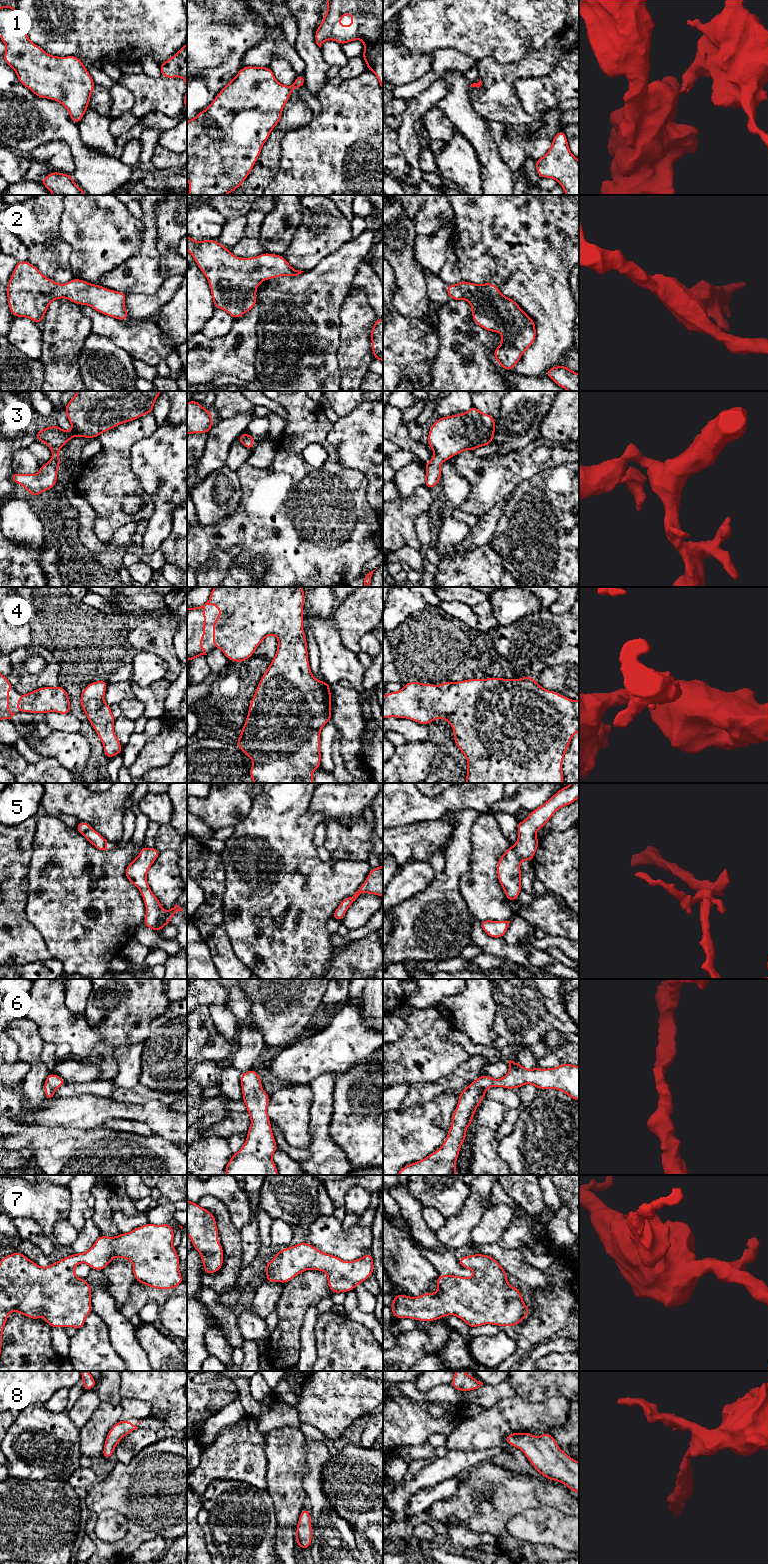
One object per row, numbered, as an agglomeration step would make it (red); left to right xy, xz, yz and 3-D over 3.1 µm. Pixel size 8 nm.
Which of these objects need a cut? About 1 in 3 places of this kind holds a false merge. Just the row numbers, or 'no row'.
1

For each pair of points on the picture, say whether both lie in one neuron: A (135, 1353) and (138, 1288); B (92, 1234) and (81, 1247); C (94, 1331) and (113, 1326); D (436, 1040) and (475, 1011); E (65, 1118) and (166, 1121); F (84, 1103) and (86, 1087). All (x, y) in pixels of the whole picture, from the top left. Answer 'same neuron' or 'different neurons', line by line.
A: different neurons
B: same neuron
C: different neurons
D: different neurons
E: same neuron
F: different neurons

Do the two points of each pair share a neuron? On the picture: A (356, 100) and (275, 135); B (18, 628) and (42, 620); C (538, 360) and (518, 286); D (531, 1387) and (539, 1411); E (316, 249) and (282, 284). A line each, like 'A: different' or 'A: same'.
A: different
B: different
C: same
D: different
E: different

